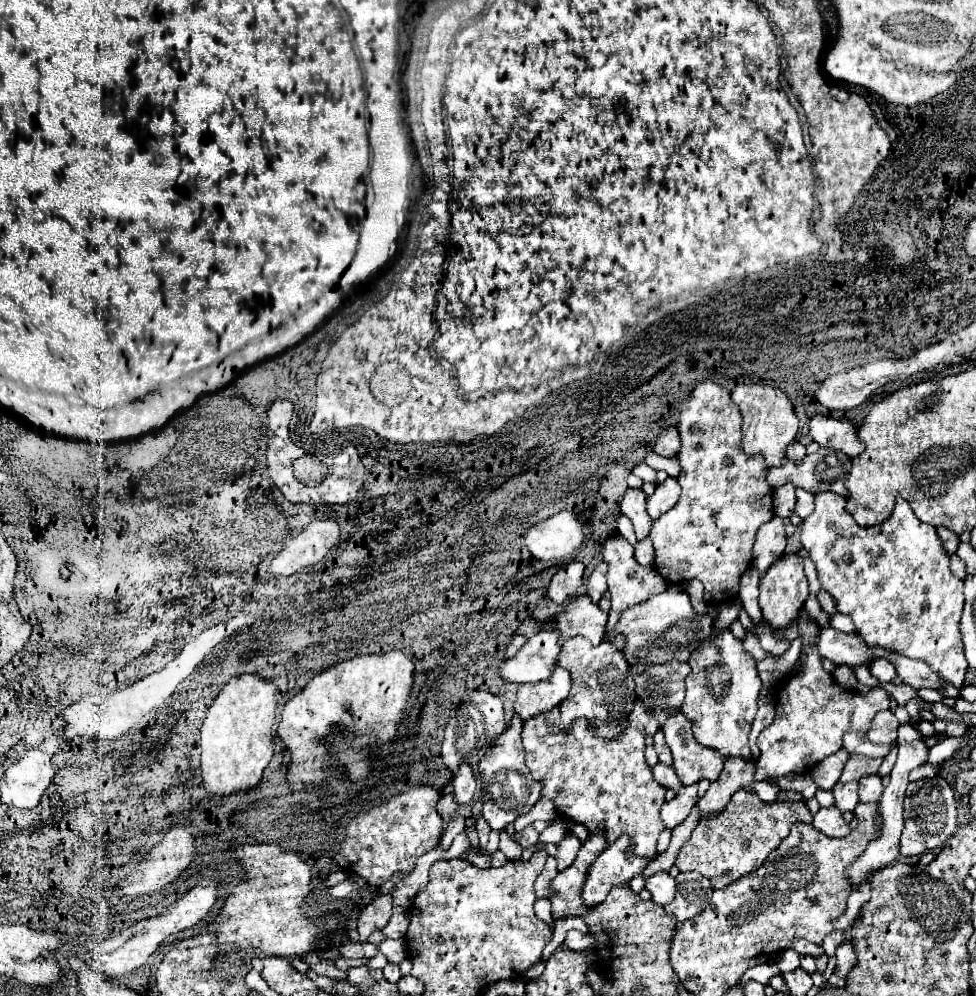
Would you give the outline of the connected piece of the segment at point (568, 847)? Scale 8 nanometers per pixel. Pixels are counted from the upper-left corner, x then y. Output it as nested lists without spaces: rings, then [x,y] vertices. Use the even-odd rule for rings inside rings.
[[[567,832],[561,838],[561,842],[557,844],[557,864],[559,864],[559,870],[565,870],[565,868],[571,866],[571,862],[575,860],[579,848],[581,848],[581,840],[575,834]]]

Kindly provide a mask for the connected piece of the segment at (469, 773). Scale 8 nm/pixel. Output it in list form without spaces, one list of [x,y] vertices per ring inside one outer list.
[[[469,764],[459,766],[459,772],[453,774],[453,778],[451,778],[451,784],[453,784],[455,800],[459,804],[473,800],[473,794],[475,794],[475,788],[477,788],[477,778],[475,778],[473,770],[469,768]]]

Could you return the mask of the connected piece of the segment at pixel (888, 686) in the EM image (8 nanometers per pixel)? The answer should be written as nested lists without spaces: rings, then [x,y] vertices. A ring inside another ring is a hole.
[[[879,682],[879,686],[883,690],[887,690],[899,704],[905,704],[905,702],[917,698],[917,694],[915,694],[915,690],[911,686],[893,686],[891,682]]]

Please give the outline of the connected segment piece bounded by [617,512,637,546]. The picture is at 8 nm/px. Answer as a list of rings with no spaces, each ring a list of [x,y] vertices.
[[[621,512],[617,516],[617,530],[619,530],[621,536],[625,536],[635,546],[637,538],[635,538],[635,532],[633,532],[633,524],[631,524],[631,520],[627,520],[627,516],[621,516]]]

